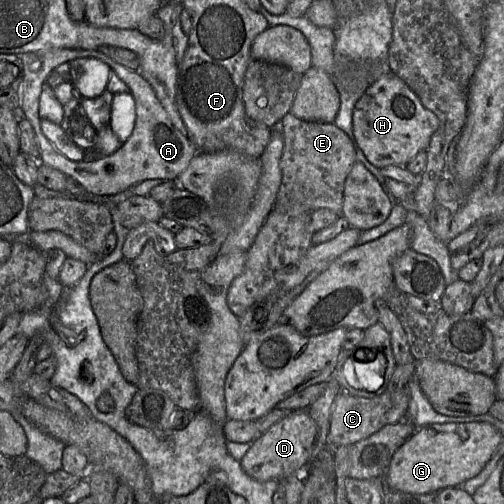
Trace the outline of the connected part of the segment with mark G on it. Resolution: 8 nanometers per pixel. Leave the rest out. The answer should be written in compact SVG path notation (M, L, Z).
M488 422L433 423L416 432L394 453L387 487L410 494L437 494L478 475L502 440L500 431Z

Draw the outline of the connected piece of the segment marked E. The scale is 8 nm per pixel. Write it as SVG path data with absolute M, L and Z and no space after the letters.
M290 111L281 120L281 131L284 148L278 196L247 252L242 273L228 290L227 303L237 317L270 296L313 245L313 234L308 229L309 216L313 211L327 208L341 216L345 180L356 161L354 142L333 122L303 120Z

